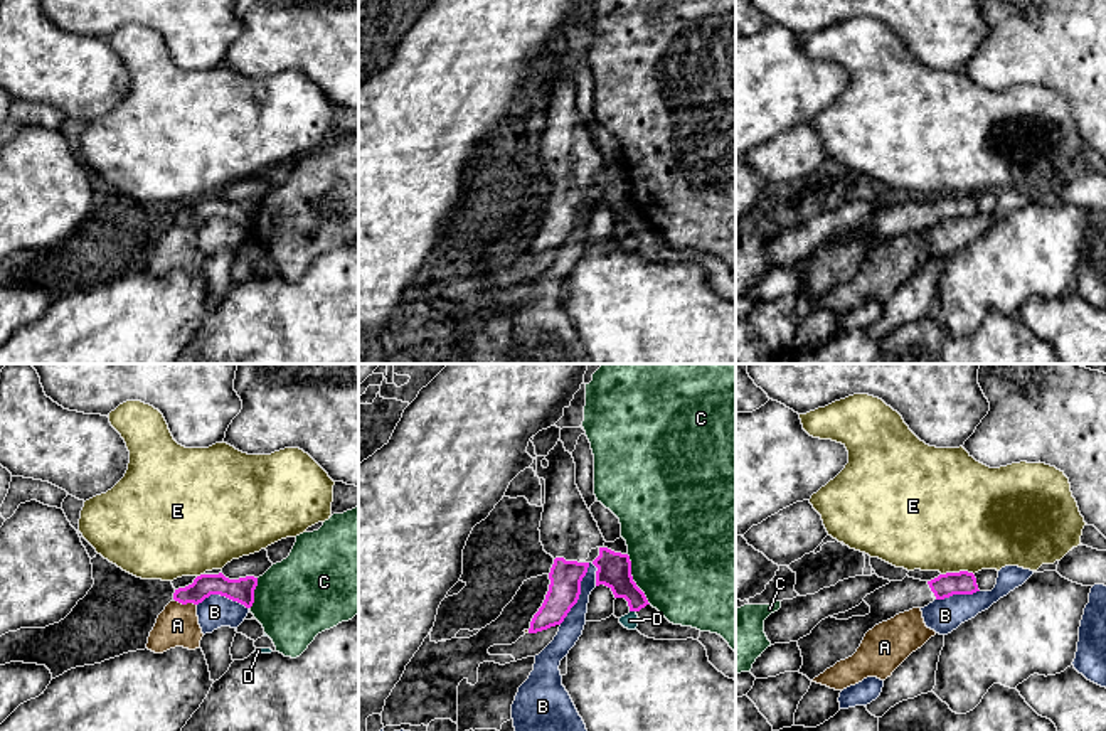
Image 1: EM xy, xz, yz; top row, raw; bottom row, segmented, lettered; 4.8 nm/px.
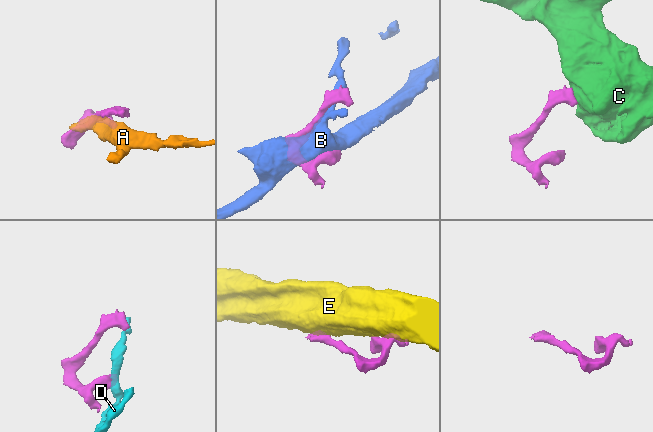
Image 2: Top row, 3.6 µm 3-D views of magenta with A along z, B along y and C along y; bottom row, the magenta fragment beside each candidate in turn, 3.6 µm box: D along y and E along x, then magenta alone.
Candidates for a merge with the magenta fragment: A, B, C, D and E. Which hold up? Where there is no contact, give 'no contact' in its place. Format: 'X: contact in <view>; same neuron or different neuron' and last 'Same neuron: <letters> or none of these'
A: contact in xy; different neuron
B: contact in xz; different neuron
C: contact in xz; different neuron
D: contact in xz; different neuron
E: contact in yz; different neuron
Same neuron: none of these

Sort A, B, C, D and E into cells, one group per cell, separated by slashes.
A / B / C / D / E

